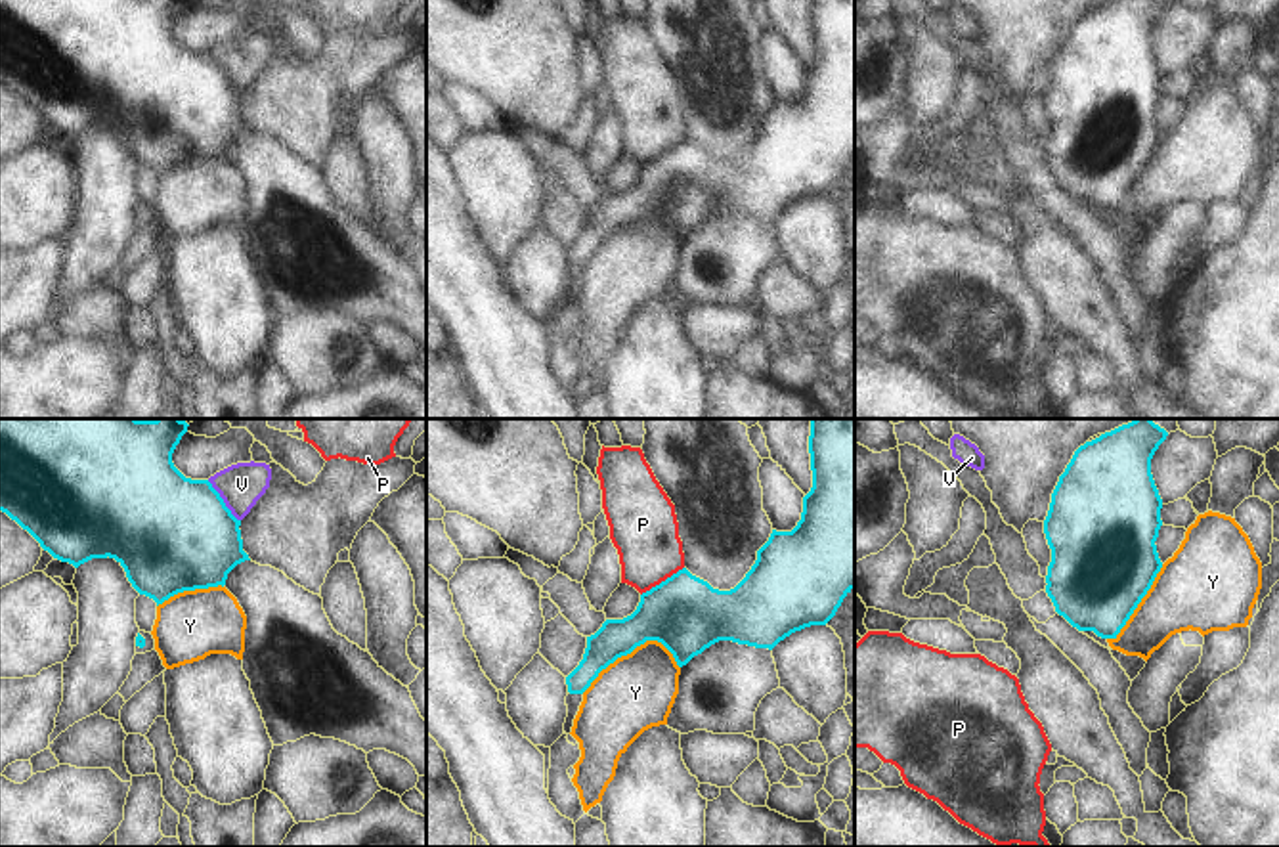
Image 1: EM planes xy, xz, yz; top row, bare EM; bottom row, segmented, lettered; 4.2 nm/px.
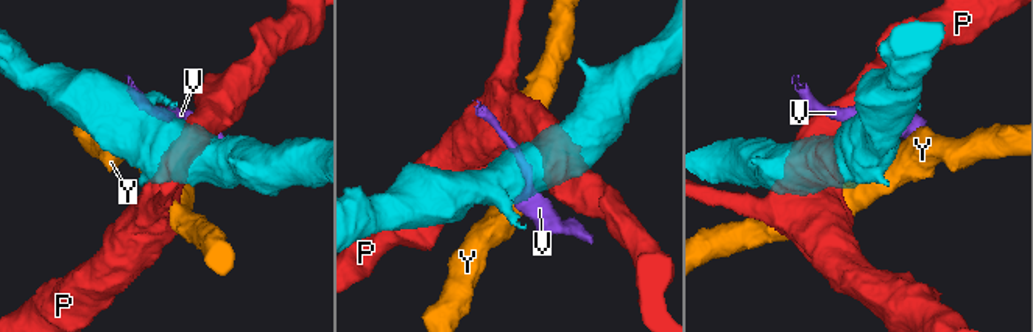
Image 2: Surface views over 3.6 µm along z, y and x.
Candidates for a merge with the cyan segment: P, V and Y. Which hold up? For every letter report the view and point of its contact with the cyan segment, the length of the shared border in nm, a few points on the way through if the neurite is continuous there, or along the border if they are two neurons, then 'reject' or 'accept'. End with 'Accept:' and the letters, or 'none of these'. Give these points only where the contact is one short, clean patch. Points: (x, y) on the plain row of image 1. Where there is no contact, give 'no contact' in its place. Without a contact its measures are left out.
P: xz (662, 153) | 220 nm | reject
V: xy (222, 73) | 220 nm | reject
Y: xz (631, 222) | 440 nm | reject
Accept: none of these

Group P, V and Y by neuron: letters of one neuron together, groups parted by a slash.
P / V / Y

